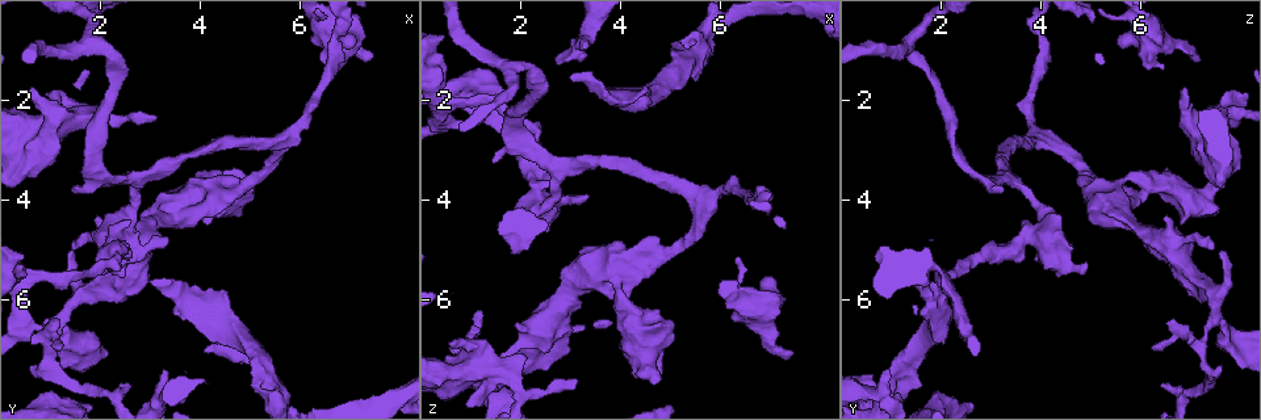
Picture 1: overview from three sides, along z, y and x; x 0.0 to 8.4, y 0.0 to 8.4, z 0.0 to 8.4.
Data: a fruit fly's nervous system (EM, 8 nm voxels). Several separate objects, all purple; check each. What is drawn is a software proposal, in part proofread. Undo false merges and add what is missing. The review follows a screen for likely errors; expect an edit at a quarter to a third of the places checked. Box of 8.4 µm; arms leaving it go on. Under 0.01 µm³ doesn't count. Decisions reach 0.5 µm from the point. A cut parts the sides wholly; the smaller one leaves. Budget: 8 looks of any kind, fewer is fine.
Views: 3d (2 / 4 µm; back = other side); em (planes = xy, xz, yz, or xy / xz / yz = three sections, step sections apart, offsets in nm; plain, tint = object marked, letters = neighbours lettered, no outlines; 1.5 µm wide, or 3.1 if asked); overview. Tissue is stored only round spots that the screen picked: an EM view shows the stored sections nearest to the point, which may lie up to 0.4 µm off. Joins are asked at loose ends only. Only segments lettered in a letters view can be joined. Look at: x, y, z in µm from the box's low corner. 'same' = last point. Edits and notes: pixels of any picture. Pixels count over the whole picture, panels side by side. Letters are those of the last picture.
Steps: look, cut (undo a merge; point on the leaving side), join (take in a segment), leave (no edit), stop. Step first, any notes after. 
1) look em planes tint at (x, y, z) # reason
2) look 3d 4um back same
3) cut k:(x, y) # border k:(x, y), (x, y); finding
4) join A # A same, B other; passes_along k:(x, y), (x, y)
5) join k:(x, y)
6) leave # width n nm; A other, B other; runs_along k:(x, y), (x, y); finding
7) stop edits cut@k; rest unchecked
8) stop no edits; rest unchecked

look em planes plain at (1.15, 6.40, 7.45)

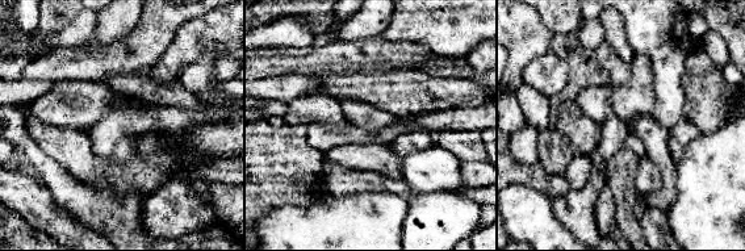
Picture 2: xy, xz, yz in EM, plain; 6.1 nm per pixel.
look em planes letters same # see the neighbours

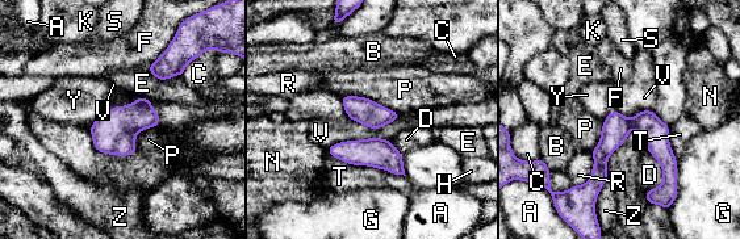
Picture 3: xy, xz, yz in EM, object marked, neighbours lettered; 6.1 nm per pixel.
leave # A other, B other, C other, D other, E other, F other, G other, H other, K other, N other, P other, R other, S other, T other, V other, Y other, Z other; border 3:(389, 138), (346, 139), (326, 150); all the same cell

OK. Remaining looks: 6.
look em planes letters at (1.80, 4.65, 4.40) # branch stops here

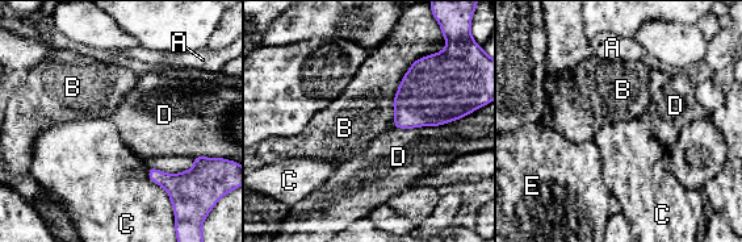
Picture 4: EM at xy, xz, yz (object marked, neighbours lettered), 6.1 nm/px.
leave # longest_contact D 400 nm; A other, B other, C other, D other, E other; no lettered segment goes on from it

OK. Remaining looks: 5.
look em xy step 8 letters at (3.05, 5.65, 1.55) # an open end

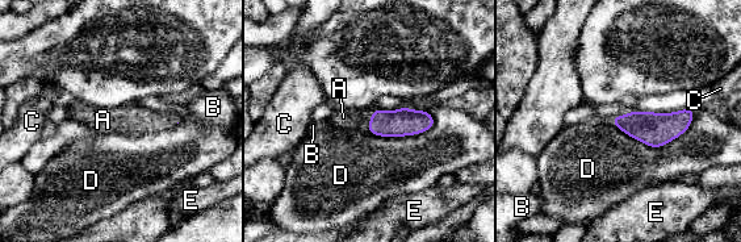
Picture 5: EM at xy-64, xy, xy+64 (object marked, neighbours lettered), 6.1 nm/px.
join A # A same, B other, C other, D other, E other; passes_along 5:(404, 121), (369, 121), (343, 117); it goes on there

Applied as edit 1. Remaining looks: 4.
stop edits join@5; rest unchecked

